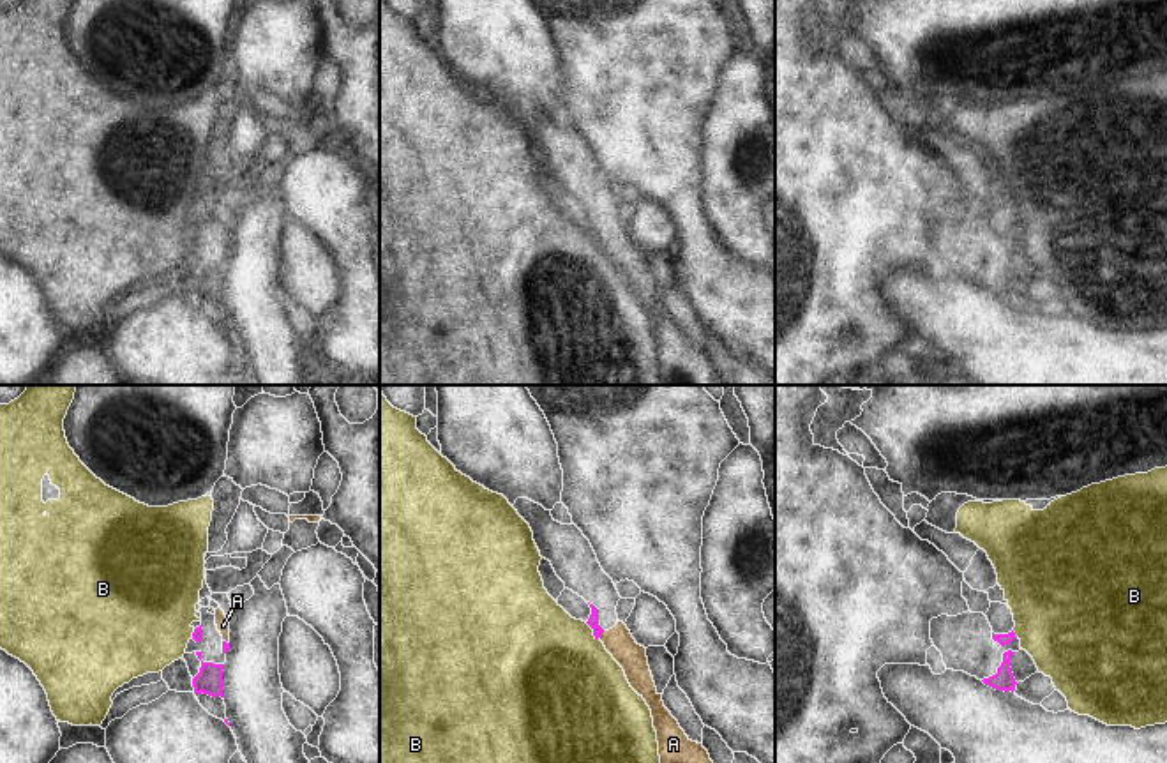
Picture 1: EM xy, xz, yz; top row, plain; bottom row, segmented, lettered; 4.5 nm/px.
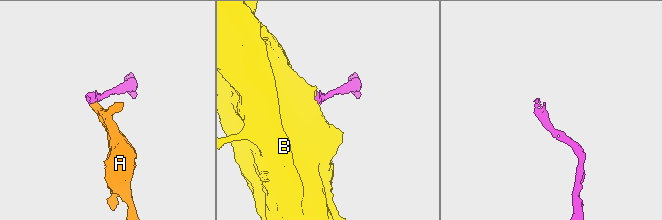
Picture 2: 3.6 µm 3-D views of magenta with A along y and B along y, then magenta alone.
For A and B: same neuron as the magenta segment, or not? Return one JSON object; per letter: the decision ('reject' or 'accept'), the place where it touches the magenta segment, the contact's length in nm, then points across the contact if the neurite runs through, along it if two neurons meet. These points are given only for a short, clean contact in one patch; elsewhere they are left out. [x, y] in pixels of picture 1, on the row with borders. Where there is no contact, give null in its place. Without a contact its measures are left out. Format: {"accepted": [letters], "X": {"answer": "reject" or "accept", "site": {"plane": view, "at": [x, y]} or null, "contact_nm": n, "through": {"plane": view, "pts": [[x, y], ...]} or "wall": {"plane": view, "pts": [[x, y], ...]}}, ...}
{"accepted": ["A"], "A": {"answer": "accept", "site": {"plane": "xz", "at": [601, 634]}, "contact_nm": 50, "through": {"plane": "xz", "pts": [[594, 619], [594, 626], [601, 634], [618, 642]]}}, "B": {"answer": "reject", "site": {"plane": "xz", "at": [594, 631]}, "contact_nm": 110, "wall": {"plane": "xz", "pts": [[585, 622], [597, 640]]}}}

